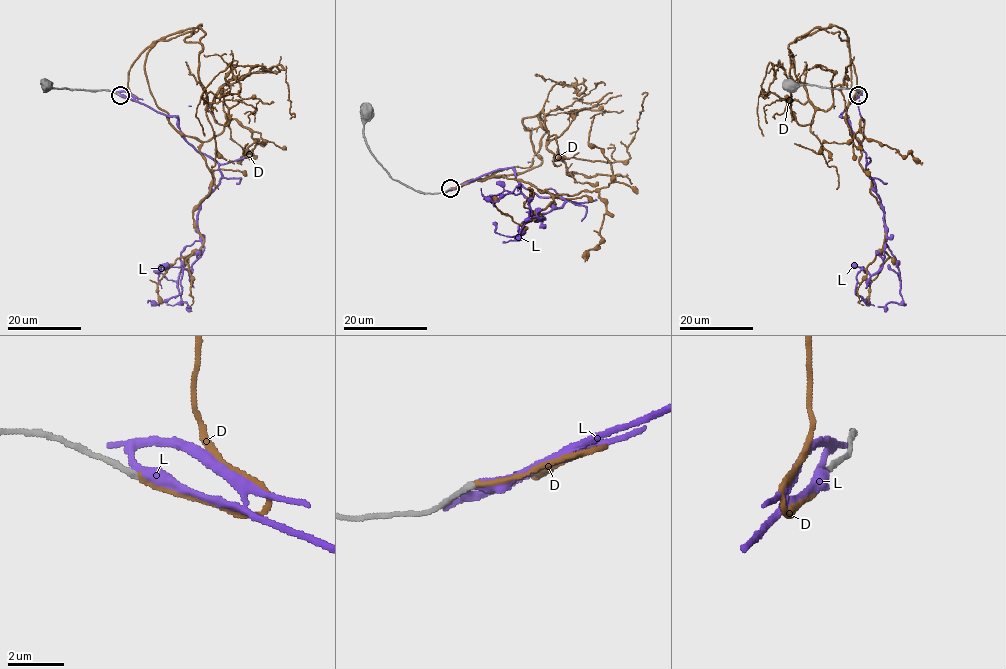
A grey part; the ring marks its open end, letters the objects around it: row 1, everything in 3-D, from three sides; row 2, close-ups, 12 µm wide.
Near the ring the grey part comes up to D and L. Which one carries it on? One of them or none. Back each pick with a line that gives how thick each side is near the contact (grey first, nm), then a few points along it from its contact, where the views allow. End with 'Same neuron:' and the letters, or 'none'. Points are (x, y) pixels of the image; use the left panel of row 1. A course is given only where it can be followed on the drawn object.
D: calibres 190 and 160 nm; course (121, 96), (137, 98), (146, 48), (201, 25), (184, 39), (206, 109), (279, 64), (290, 119)
Same neuron: D

